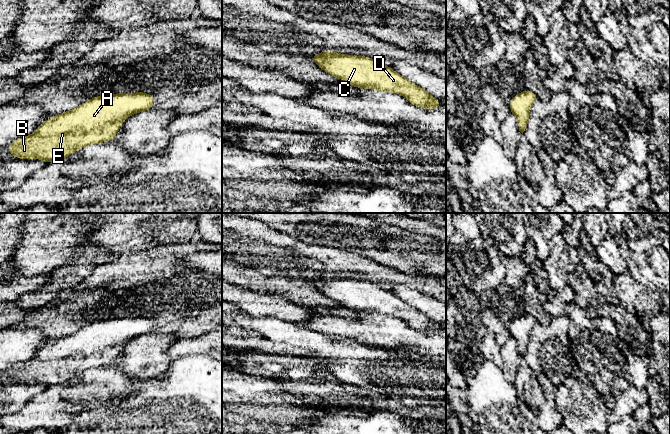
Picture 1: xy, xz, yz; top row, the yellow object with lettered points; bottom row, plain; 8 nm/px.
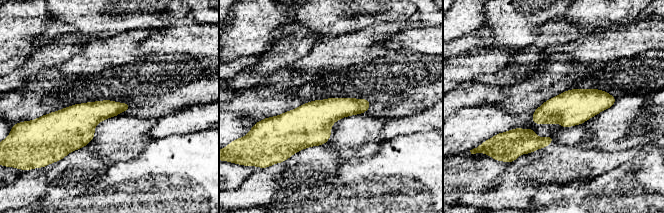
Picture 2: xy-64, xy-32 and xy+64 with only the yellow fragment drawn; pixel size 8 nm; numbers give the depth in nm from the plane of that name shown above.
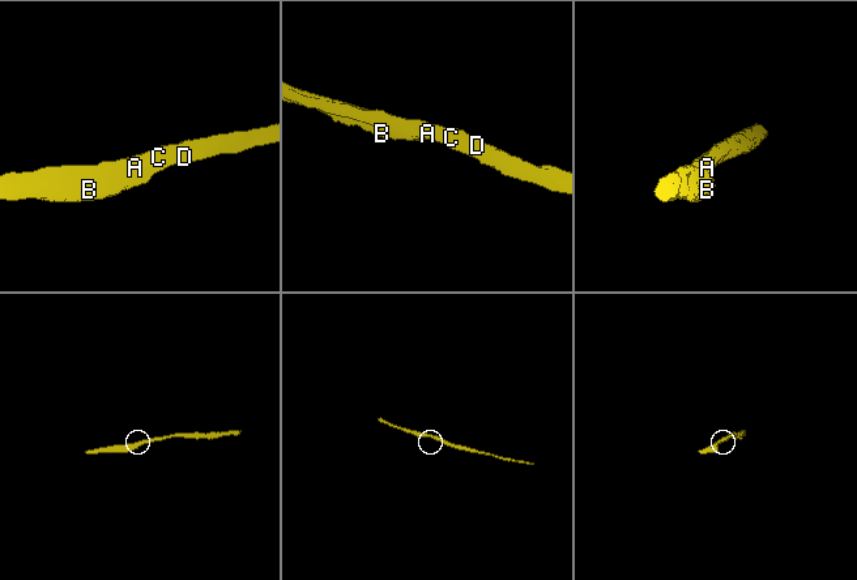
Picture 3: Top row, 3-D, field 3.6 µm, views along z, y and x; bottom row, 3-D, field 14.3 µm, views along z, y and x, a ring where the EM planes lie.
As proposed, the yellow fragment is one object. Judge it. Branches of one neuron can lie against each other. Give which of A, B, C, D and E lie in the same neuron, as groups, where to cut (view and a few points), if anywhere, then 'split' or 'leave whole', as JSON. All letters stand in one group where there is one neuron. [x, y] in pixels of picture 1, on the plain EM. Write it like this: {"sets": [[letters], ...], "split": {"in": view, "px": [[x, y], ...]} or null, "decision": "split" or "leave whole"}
{"sets": [["A", "B", "C", "D", "E"]], "split": null, "decision": "leave whole"}

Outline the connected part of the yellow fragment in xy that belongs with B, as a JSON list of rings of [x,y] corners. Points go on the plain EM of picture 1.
[[[144,316],[96,320],[73,334],[46,344],[33,358],[13,365],[8,374],[11,380],[20,383],[38,382],[46,387],[62,384],[87,369],[113,365],[126,342],[153,329],[154,320]]]

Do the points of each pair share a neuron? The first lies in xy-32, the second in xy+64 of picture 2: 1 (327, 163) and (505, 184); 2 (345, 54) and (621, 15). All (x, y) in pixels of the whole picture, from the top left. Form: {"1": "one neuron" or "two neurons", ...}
{"1": "one neuron", "2": "two neurons"}

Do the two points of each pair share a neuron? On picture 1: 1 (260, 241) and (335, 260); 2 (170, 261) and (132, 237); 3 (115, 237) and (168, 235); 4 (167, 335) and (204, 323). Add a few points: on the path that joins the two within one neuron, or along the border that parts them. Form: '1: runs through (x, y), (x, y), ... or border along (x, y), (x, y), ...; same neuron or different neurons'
1: runs through (279, 240), (289, 248), (316, 259); same neuron
2: border along (173, 243), (158, 244), (150, 248); different neurons
3: runs through (128, 235), (155, 235); same neuron
4: border along (181, 323), (167, 323), (153, 330); different neurons

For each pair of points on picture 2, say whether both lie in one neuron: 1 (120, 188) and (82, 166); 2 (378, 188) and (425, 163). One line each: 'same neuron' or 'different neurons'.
1: different neurons
2: same neuron

